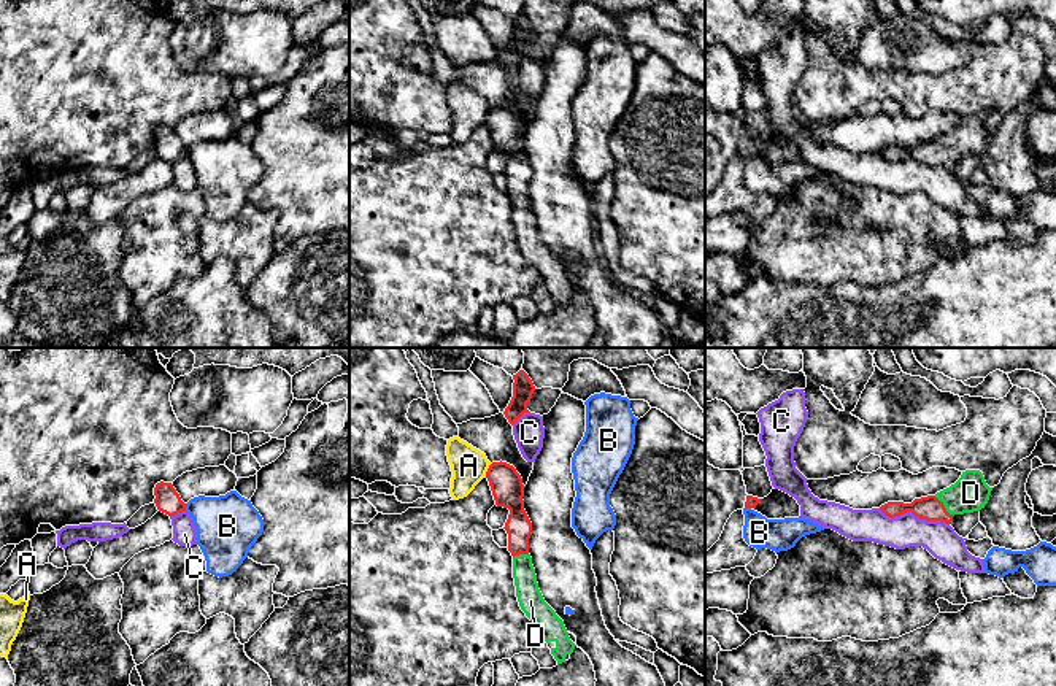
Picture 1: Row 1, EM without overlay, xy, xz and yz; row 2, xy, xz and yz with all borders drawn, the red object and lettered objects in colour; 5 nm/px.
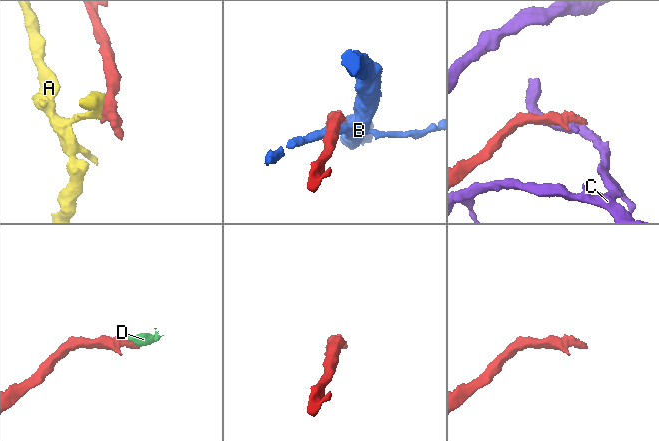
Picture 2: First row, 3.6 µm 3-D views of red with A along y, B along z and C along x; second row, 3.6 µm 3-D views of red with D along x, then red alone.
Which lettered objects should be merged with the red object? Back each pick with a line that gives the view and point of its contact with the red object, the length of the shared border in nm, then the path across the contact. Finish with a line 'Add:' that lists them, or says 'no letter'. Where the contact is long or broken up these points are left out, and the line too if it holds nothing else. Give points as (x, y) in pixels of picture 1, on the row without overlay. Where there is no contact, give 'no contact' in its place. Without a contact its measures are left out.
D: yz (944, 150) | 140 nm | across yz (931, 153), (944, 150), (971, 137)
Add: D

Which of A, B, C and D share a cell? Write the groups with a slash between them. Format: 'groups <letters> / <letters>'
groups A / B / C / D

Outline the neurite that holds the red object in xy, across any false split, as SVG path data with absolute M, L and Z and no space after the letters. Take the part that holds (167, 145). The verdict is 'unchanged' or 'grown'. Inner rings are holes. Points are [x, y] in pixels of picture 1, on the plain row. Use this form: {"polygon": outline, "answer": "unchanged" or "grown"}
{"polygon": "M157 127L154 132L154 140L157 154L168 159L170 162L181 156L186 156L186 148L181 145L172 127Z", "answer": "unchanged"}

